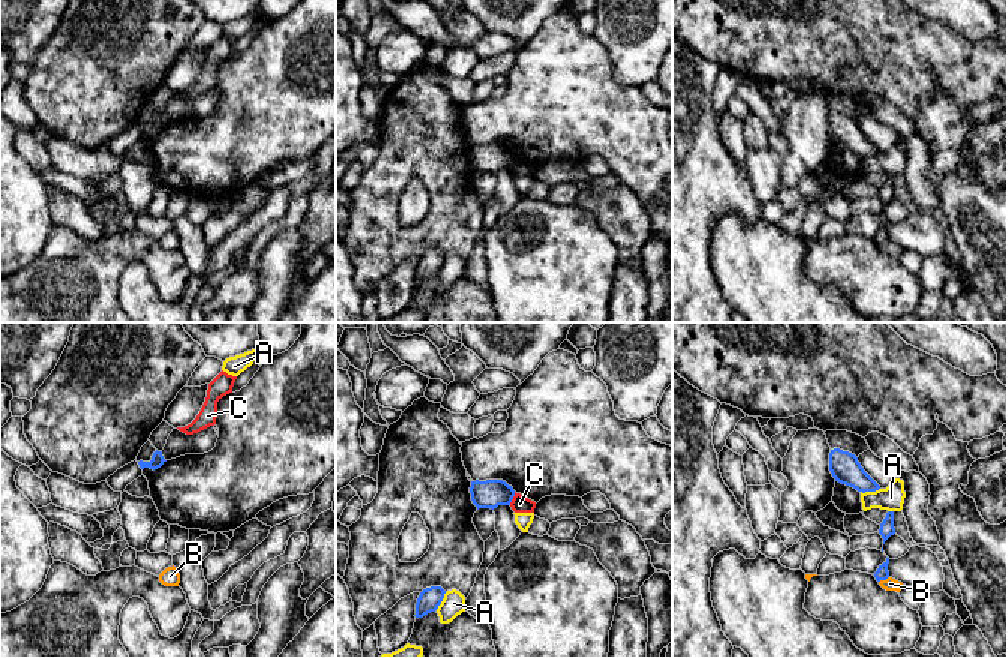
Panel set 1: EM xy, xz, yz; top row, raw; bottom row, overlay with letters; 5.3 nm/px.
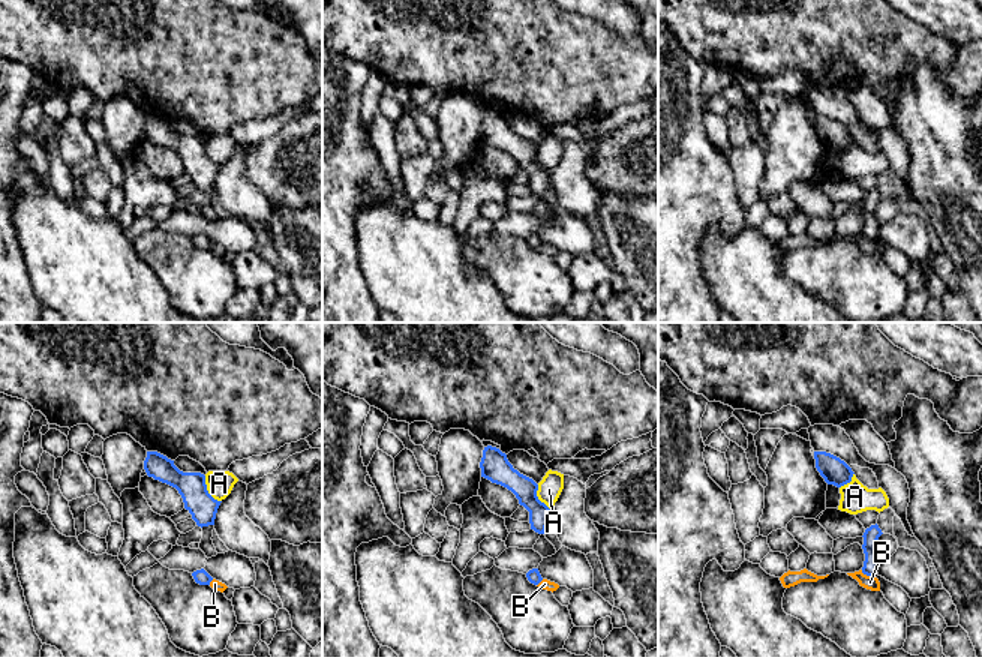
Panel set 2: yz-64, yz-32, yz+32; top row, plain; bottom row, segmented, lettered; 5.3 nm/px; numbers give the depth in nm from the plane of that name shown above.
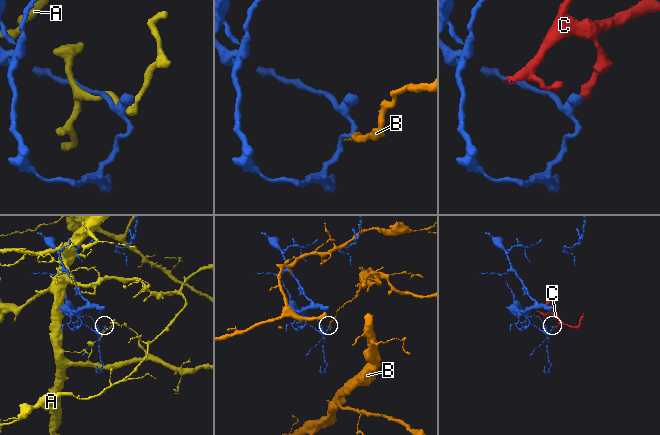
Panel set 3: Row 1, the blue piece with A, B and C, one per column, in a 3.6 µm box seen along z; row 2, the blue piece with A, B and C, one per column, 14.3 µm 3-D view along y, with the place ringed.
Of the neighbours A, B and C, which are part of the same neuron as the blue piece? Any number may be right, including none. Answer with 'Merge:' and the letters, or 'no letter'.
Merge: no letter

